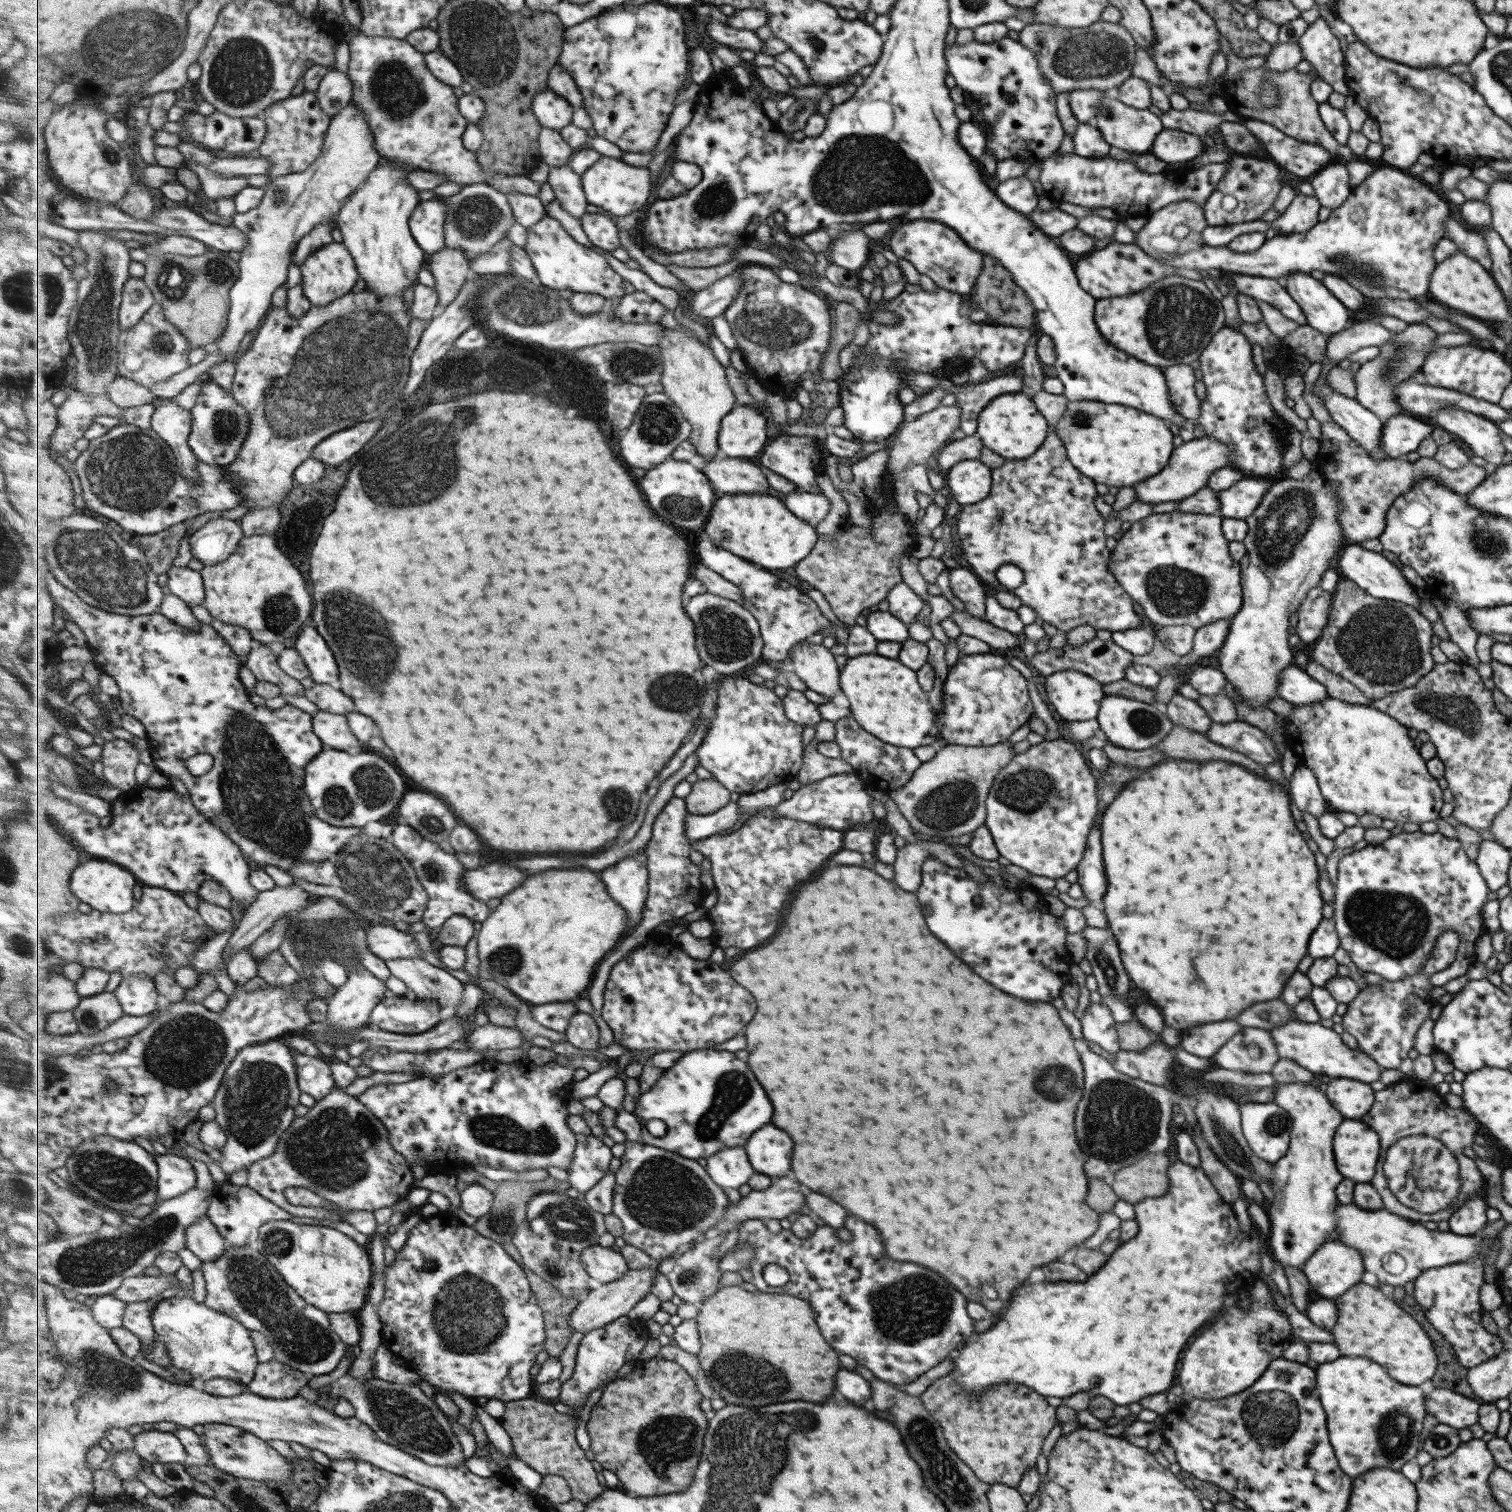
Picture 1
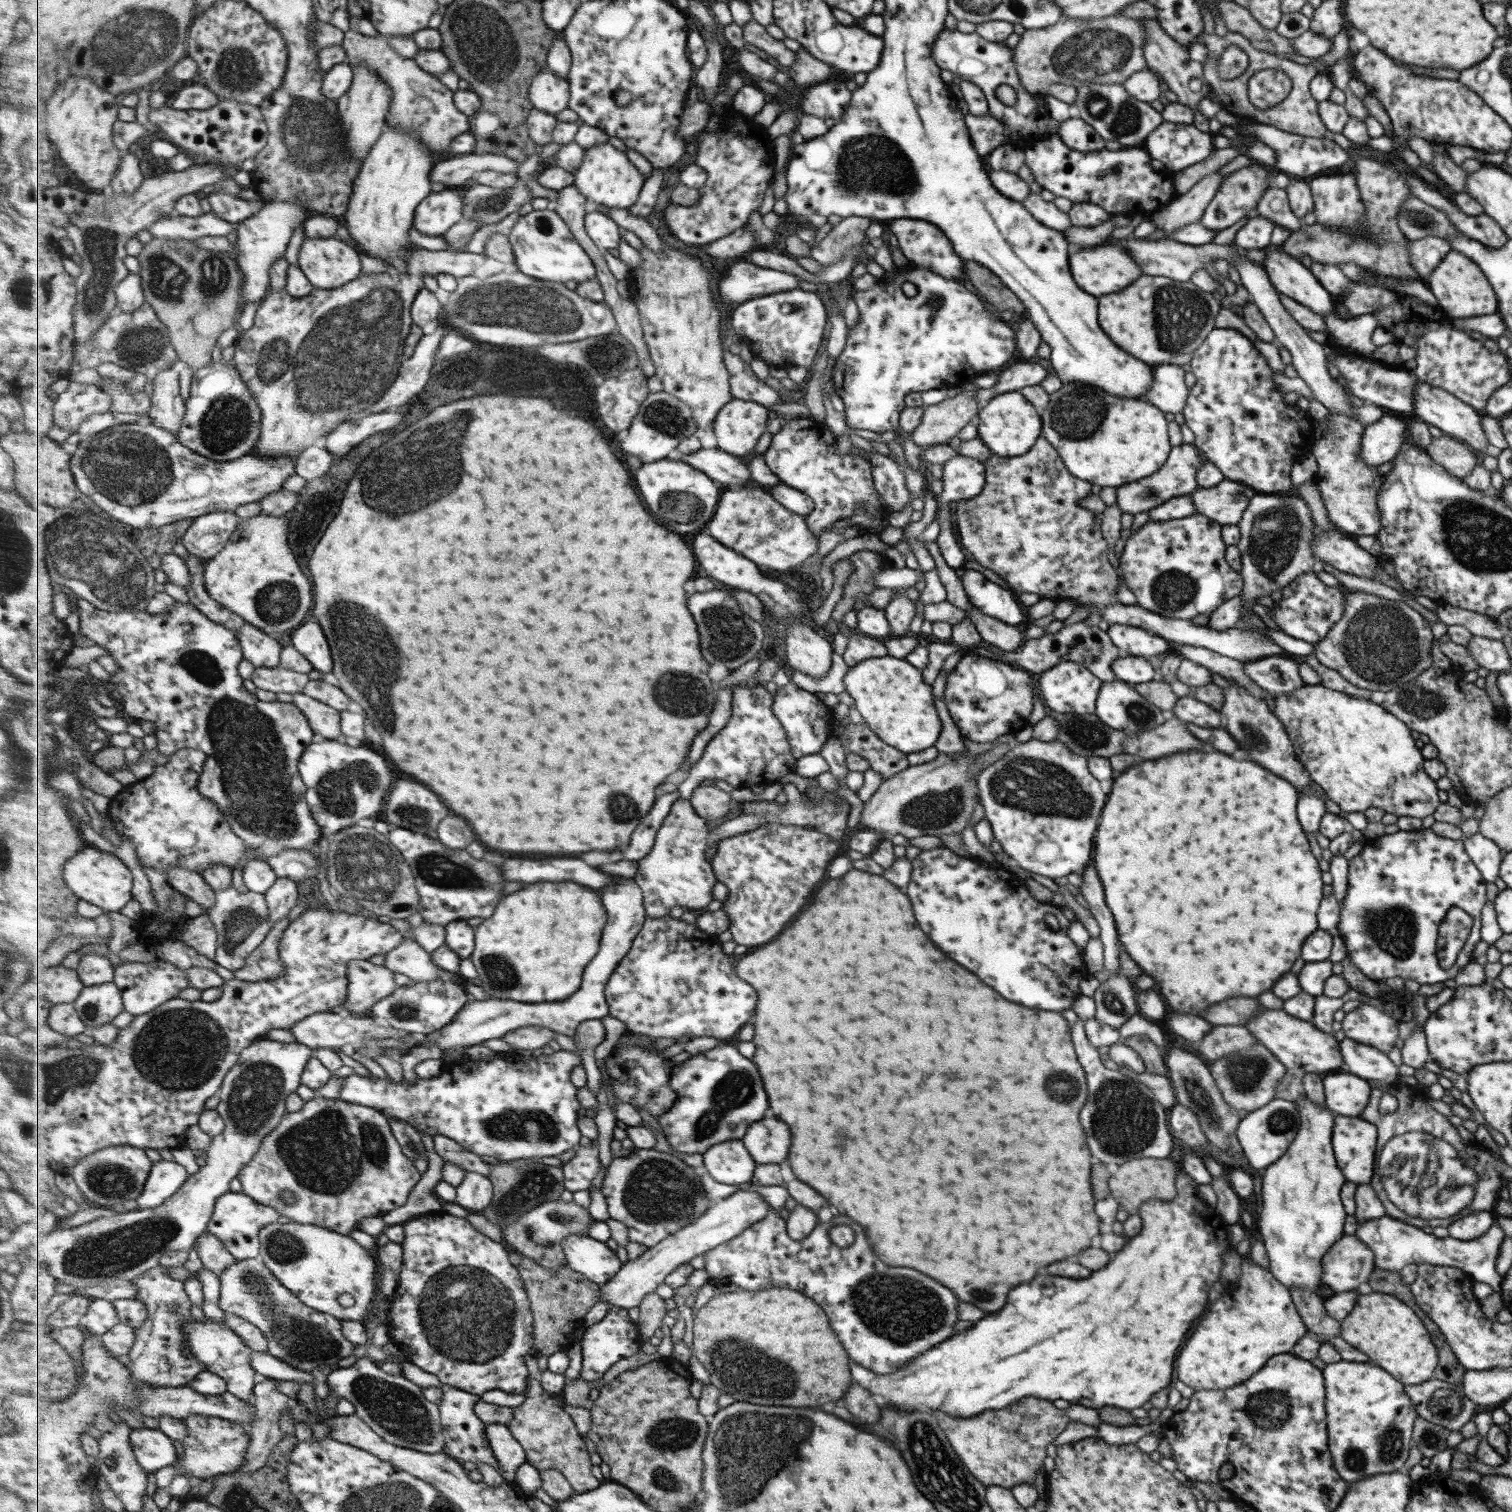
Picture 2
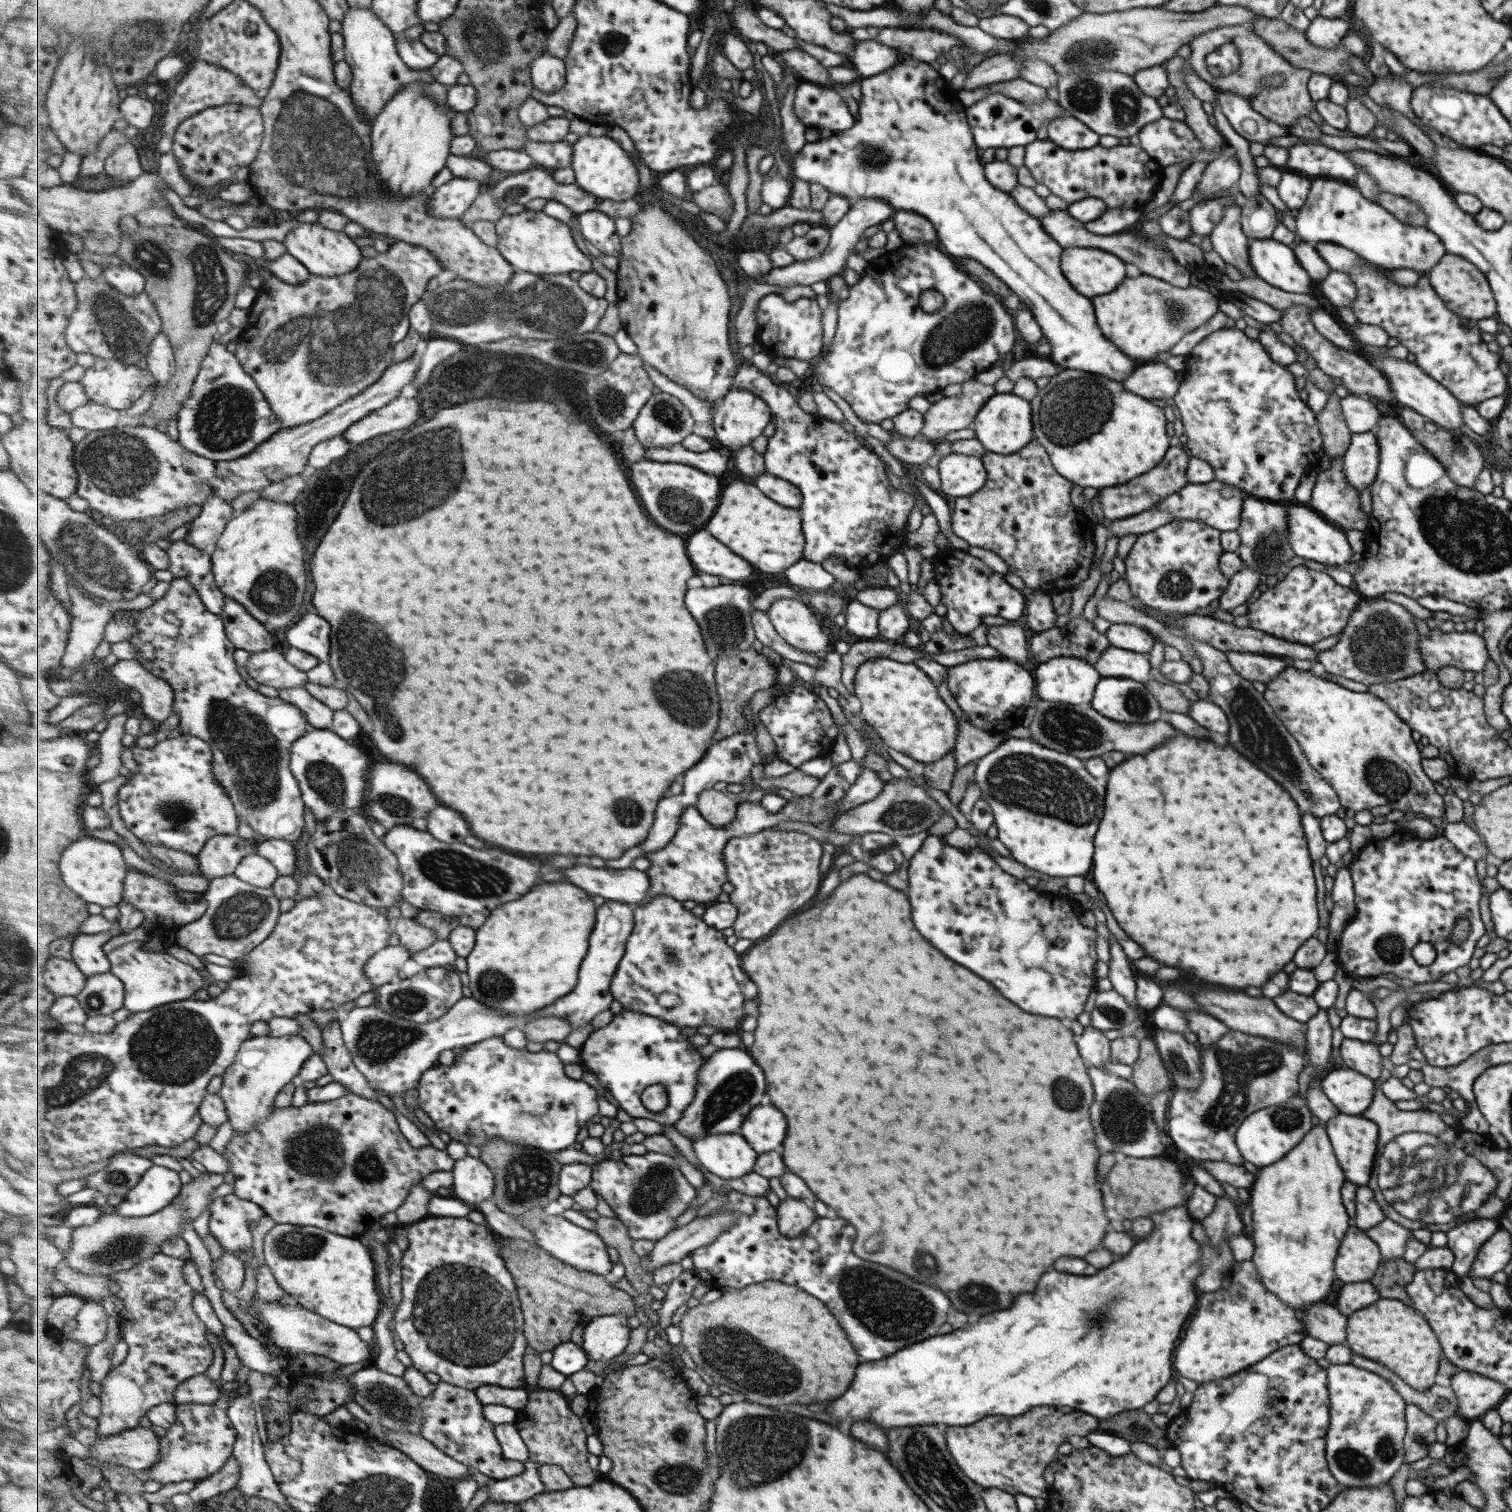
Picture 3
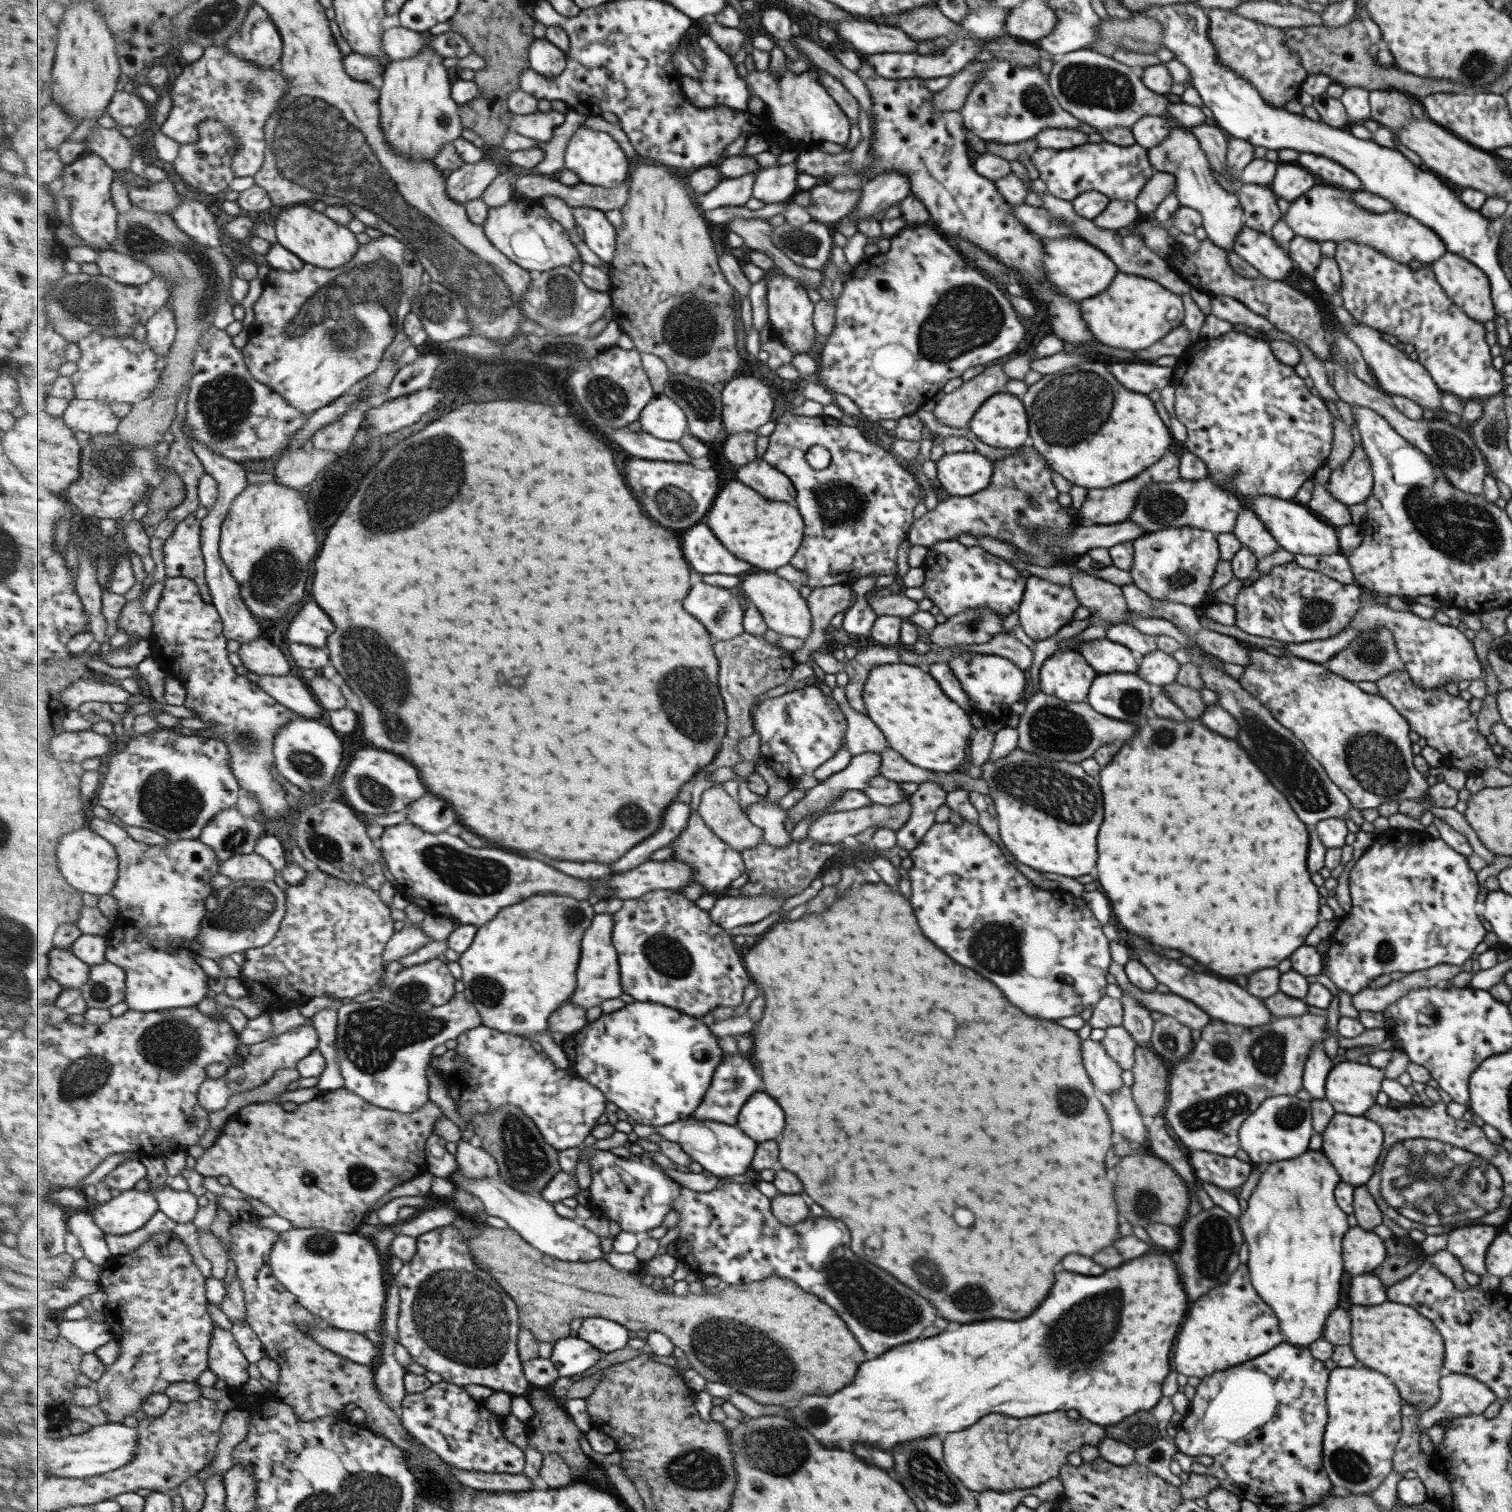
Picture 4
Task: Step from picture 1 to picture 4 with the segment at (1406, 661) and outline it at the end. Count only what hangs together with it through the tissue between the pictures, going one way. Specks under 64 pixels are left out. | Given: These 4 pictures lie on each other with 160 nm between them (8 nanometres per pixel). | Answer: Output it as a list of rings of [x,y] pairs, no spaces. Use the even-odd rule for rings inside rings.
[[[1375,627],[1367,629],[1356,639],[1353,639],[1345,648],[1339,649],[1325,664],[1327,670],[1343,677],[1351,683],[1374,682],[1383,678],[1386,674],[1393,671],[1403,671],[1404,664],[1399,658],[1391,631],[1386,628]]]

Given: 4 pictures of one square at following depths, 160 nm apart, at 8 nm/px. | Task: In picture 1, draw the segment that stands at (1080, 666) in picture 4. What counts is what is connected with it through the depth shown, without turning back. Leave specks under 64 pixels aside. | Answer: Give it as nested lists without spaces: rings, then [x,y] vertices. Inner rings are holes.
[[[1075,670],[1051,673],[1041,681],[1045,701],[1061,717],[1061,722],[1096,719],[1103,699],[1103,686]]]

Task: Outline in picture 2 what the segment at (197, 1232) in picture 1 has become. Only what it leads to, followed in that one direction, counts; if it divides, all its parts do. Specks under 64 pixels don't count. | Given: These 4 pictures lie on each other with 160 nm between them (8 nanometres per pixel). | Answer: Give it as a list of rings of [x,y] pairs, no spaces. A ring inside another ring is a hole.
[[[203,1234],[197,1241],[197,1252],[205,1268],[221,1276],[226,1268],[239,1261],[214,1234]]]

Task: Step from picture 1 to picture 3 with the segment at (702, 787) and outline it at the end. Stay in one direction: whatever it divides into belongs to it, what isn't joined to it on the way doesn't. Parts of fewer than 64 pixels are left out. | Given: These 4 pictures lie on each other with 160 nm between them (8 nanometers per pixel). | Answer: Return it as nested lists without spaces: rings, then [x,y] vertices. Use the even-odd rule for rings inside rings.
[[[709,789],[699,795],[696,807],[707,822],[717,828],[727,828],[738,819],[738,805],[739,803],[731,800],[725,791]]]

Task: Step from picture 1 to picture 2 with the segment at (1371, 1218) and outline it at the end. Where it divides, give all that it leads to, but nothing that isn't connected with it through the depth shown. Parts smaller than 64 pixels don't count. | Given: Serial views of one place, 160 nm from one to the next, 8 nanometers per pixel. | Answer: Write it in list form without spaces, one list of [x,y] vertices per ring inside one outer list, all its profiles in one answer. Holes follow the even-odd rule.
[[[1380,1216],[1378,1219],[1369,1219],[1357,1222],[1355,1238],[1371,1249],[1374,1266],[1381,1270],[1400,1272],[1406,1269],[1407,1264],[1428,1264],[1433,1266],[1447,1266],[1462,1270],[1474,1282],[1489,1285],[1493,1291],[1500,1288],[1502,1276],[1496,1273],[1495,1261],[1502,1242],[1502,1231],[1497,1223],[1475,1238],[1475,1240],[1455,1240],[1453,1238],[1435,1238],[1432,1234],[1425,1234],[1421,1229],[1404,1223],[1399,1219]]]

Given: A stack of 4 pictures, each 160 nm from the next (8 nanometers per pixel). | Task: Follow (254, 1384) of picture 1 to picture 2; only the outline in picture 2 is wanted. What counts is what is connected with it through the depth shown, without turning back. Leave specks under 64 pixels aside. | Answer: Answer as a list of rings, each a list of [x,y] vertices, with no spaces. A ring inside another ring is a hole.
[[[260,1378],[255,1385],[256,1419],[250,1426],[252,1436],[245,1465],[235,1473],[252,1473],[267,1466],[267,1458],[283,1440],[279,1418],[291,1404],[291,1399],[277,1388],[275,1379]]]

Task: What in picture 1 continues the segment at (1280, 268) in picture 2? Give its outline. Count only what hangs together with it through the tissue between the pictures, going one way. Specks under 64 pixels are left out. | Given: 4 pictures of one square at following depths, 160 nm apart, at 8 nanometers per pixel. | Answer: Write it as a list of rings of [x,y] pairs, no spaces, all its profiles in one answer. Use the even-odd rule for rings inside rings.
[[[1296,271],[1285,275],[1280,283],[1289,296],[1300,306],[1306,324],[1323,336],[1343,333],[1349,323],[1349,310],[1329,293],[1325,286],[1307,273]]]

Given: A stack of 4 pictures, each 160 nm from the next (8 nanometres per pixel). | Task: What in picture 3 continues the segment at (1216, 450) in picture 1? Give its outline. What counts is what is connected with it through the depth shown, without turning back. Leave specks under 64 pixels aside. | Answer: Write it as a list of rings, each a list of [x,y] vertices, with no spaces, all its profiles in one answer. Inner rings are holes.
[[[1168,446],[1163,460],[1155,468],[1151,468],[1149,472],[1135,476],[1127,484],[1098,490],[1097,495],[1099,495],[1099,504],[1101,504],[1103,516],[1113,521],[1133,516],[1145,509],[1153,509],[1157,502],[1188,484],[1185,469],[1189,457],[1190,455],[1186,454],[1181,448]]]

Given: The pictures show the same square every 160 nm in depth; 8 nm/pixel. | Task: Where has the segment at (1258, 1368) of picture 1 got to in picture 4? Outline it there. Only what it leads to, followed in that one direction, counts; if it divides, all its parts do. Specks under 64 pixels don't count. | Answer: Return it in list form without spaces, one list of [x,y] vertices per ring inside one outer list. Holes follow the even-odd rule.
[[[1239,1263],[1225,1284],[1218,1284],[1205,1296],[1197,1298],[1189,1306],[1175,1338],[1175,1350],[1171,1354],[1175,1372],[1200,1379],[1251,1360],[1285,1341],[1277,1317],[1257,1295],[1251,1286],[1246,1263]]]

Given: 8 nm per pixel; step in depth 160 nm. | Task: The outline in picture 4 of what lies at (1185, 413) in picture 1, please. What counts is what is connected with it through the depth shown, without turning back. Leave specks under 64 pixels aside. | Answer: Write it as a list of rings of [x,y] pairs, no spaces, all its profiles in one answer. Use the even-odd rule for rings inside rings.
[[[1139,362],[1135,364],[1113,364],[1107,370],[1115,376],[1115,380],[1139,394],[1149,394],[1151,390],[1161,390],[1171,382],[1172,368],[1154,365],[1153,362]]]

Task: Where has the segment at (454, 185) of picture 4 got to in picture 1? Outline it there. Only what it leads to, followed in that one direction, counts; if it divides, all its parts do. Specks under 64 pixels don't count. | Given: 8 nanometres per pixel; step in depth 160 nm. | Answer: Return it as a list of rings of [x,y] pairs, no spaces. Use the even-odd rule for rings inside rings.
[[[426,200],[415,209],[411,219],[415,241],[427,254],[435,254],[446,246],[447,203]]]

